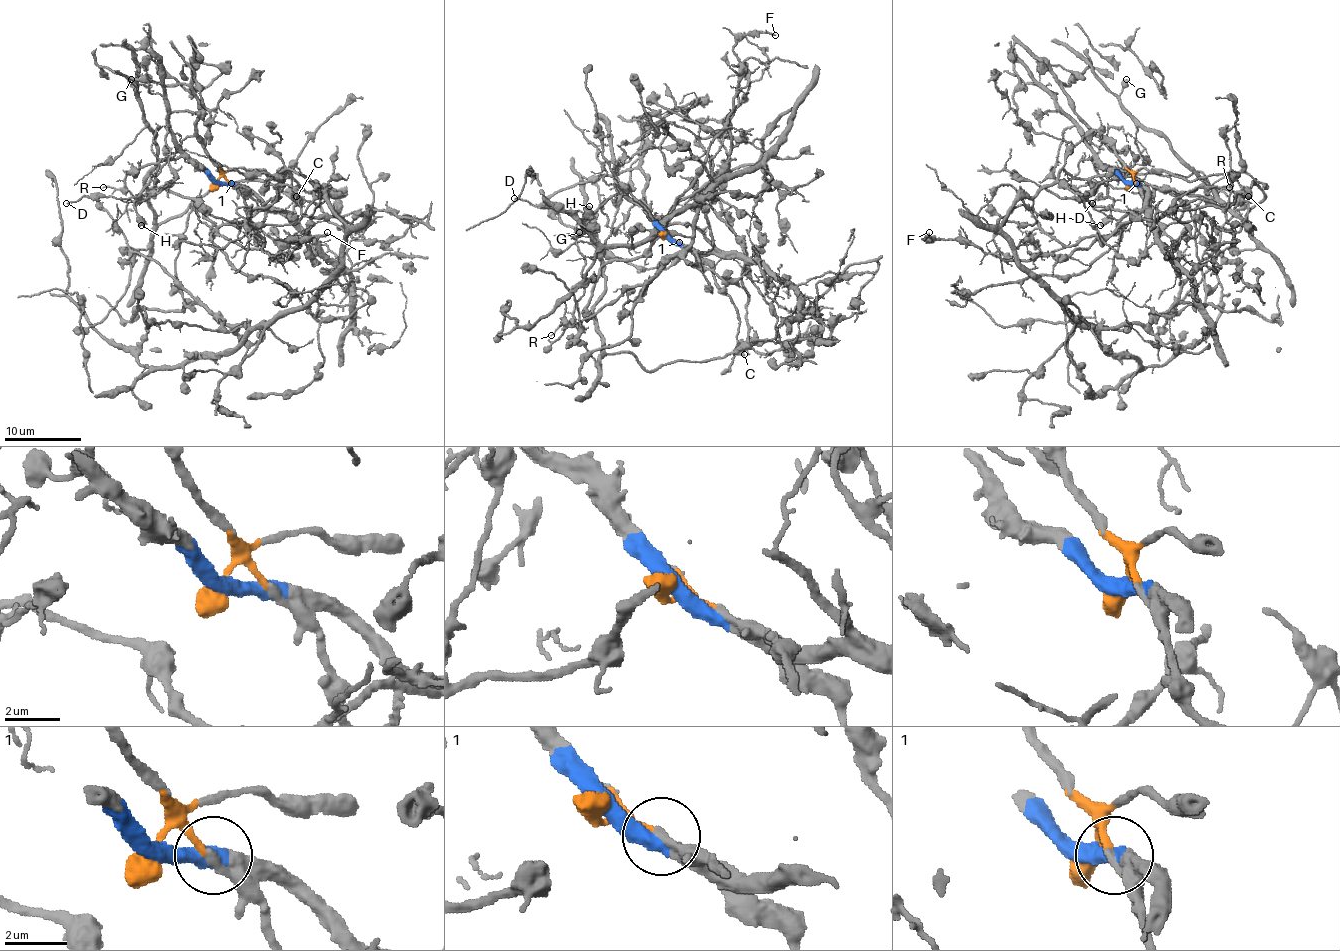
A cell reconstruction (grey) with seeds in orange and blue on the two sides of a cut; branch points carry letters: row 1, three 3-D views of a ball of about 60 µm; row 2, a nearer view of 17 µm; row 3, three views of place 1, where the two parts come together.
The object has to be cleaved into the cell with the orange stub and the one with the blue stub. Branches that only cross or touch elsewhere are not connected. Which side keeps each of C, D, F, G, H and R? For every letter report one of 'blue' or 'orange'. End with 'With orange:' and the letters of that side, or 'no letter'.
C: orange
D: blue
F: blue
G: blue
H: blue
R: blue
With orange: C

